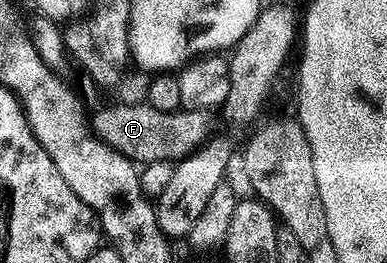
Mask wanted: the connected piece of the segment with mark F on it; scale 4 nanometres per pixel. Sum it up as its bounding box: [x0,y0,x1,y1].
[89,102,208,164]

